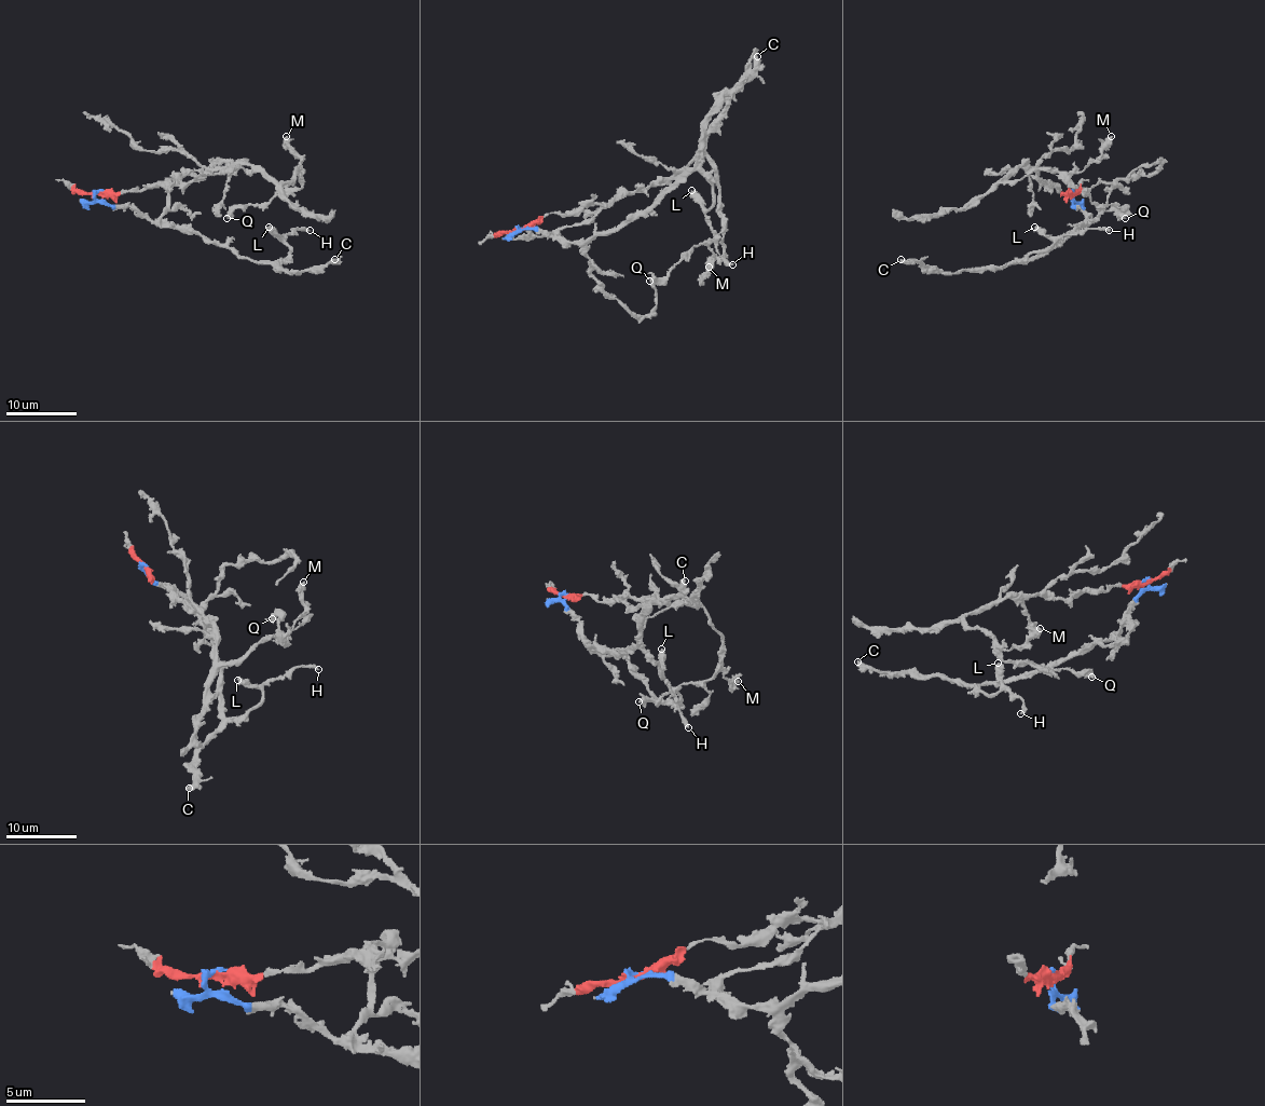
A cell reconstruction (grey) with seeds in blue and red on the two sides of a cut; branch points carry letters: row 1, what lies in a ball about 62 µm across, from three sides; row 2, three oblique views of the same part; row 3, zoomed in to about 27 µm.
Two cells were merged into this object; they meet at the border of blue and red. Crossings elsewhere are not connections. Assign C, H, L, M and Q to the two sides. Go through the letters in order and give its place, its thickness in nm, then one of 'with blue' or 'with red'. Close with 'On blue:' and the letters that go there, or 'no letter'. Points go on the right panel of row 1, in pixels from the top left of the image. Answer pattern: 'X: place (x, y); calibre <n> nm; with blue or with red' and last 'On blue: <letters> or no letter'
C: place (901, 259); calibre 460 nm; with blue
H: place (1109, 230); calibre 280 nm; with blue
L: place (1034, 227); calibre 440 nm; with blue
M: place (1111, 136); calibre 440 nm; with red
Q: place (1125, 218); calibre 340 nm; with red
On blue: C, H, L

